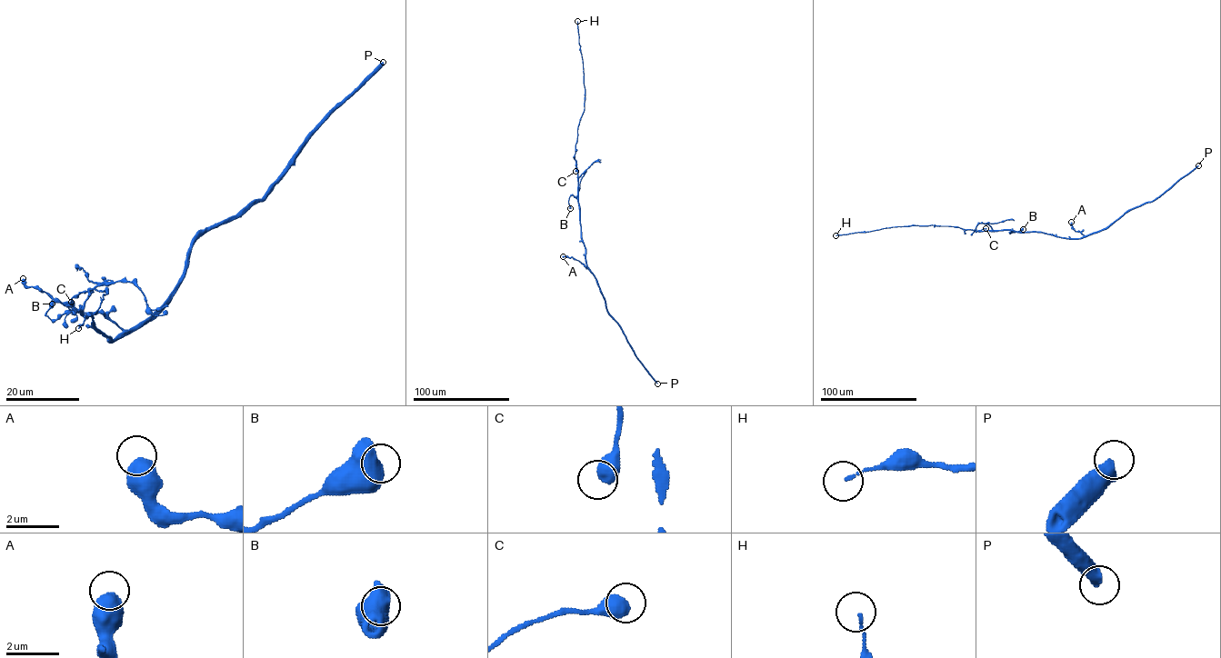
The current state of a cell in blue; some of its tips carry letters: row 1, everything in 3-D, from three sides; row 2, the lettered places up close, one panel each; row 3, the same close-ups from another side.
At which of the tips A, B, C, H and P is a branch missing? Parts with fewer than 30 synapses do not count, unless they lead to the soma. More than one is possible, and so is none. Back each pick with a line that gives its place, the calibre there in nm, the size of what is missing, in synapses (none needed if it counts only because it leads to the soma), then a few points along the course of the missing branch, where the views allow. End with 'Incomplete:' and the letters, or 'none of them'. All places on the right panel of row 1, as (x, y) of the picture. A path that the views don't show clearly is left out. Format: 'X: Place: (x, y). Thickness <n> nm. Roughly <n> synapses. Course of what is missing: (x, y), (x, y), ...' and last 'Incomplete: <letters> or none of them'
Incomplete: none of them

